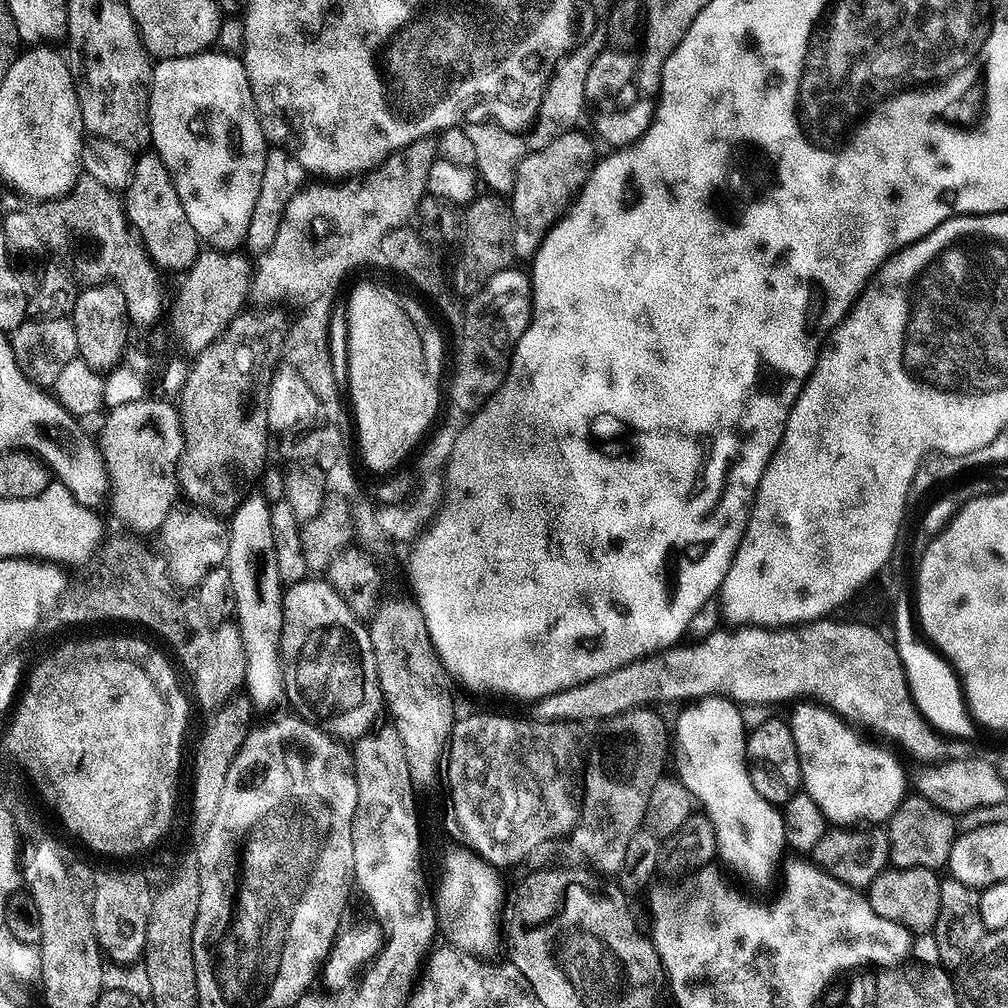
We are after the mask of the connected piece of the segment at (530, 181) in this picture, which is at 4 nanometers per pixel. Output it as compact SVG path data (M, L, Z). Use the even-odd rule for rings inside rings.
M580 131L563 132L560 136L554 137L537 152L529 152L527 156L522 157L514 168L514 179L510 185L510 207L512 250L517 257L535 256L548 231L567 212L568 205L576 199L580 187L587 182L588 176L592 173L592 167L598 159L597 141L591 135L588 137Z

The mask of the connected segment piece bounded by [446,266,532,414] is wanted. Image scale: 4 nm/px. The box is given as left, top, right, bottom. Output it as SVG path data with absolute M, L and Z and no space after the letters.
M516 266L503 268L488 291L484 292L468 312L464 334L464 351L460 356L456 387L447 387L453 393L457 413L475 414L500 391L500 383L508 372L508 364L516 350L518 338L528 328L532 317L532 281L527 271L519 272Z

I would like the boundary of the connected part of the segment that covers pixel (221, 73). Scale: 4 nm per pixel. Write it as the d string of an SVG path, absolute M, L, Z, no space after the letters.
M216 51L199 52L193 56L175 56L169 60L160 58L155 61L152 69L152 89L148 95L148 121L152 131L151 147L170 170L172 180L176 183L178 198L186 210L186 218L190 218L190 226L194 226L194 230L205 245L216 250L236 250L248 239L250 218L254 215L254 202L258 202L258 190L262 190L262 174L266 170L270 141L264 135L264 127L260 124L260 114L256 110L256 100L252 97L252 87L244 69L243 59L239 55L227 56L224 52Z

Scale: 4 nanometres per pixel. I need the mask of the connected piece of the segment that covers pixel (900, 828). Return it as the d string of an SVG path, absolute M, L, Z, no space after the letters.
M919 794L905 795L898 810L887 820L886 831L890 842L888 859L894 868L943 869L958 835L953 813L934 806L934 802Z

